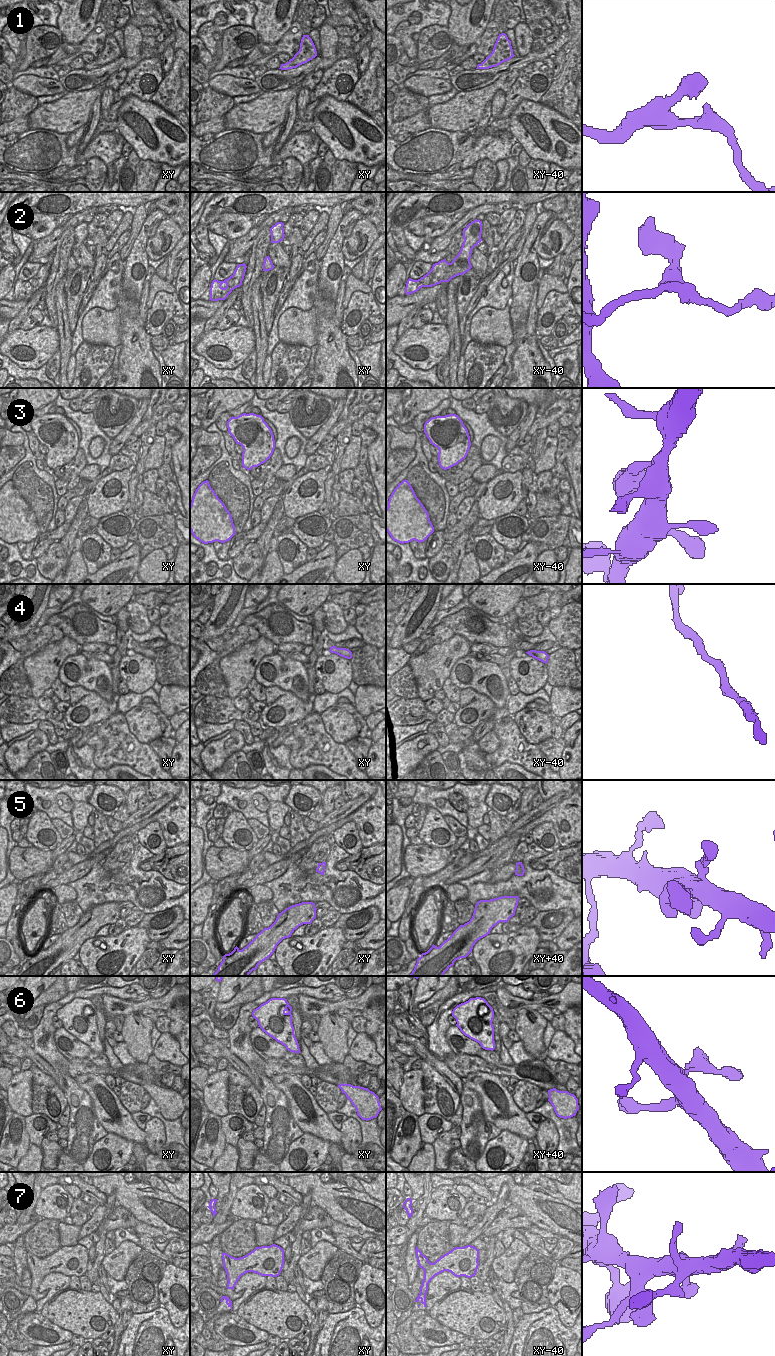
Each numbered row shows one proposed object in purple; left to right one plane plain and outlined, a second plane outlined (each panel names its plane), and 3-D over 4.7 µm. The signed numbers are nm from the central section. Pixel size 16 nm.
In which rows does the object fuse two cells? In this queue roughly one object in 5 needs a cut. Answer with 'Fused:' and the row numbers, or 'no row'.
Fused: no row

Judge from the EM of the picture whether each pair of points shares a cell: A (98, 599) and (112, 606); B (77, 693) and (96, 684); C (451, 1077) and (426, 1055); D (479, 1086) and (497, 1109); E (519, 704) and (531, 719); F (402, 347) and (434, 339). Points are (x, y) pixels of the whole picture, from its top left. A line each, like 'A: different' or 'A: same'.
A: same
B: different
C: same
D: same
E: different
F: same

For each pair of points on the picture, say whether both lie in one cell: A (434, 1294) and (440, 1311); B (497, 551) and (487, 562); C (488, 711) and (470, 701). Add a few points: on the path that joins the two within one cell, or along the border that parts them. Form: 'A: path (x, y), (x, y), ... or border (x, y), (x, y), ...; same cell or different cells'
A: border (456, 1288), (445, 1293), (427, 1312); different cells
B: path (494, 554), (489, 559); same cell
C: path (484, 709), (474, 705); same cell

